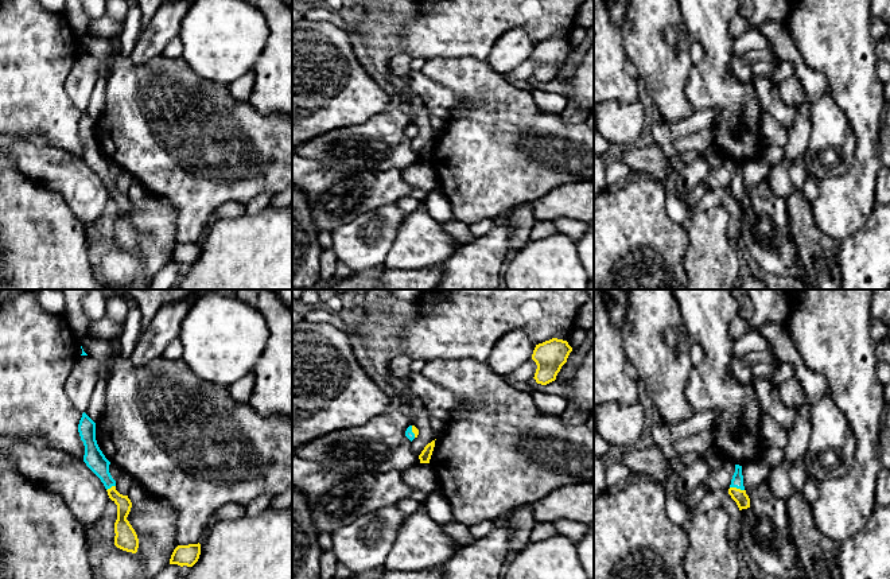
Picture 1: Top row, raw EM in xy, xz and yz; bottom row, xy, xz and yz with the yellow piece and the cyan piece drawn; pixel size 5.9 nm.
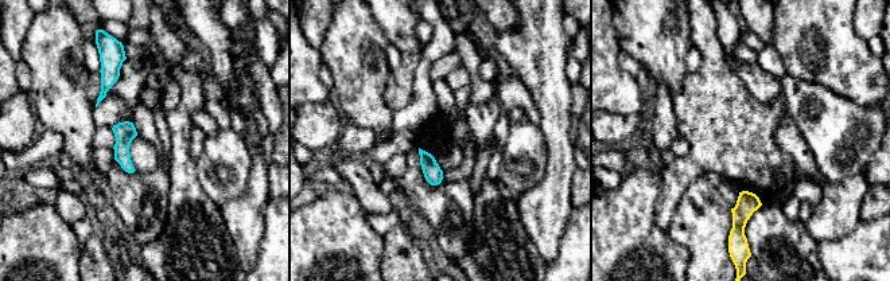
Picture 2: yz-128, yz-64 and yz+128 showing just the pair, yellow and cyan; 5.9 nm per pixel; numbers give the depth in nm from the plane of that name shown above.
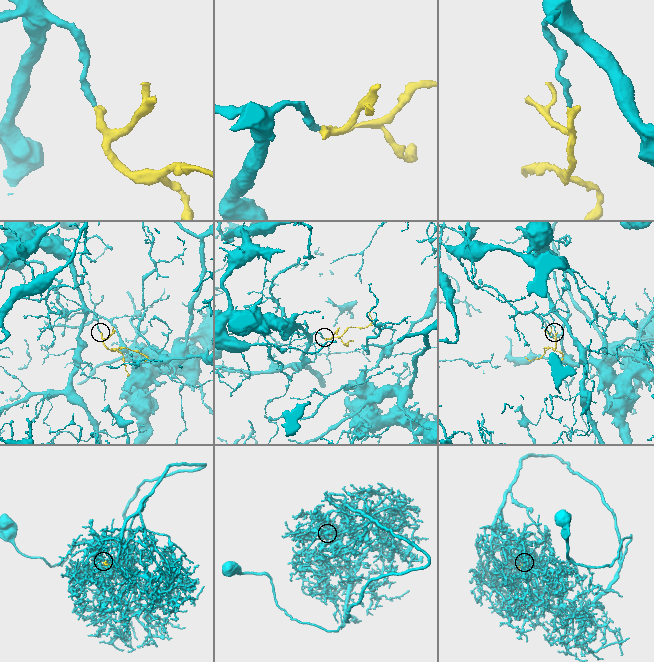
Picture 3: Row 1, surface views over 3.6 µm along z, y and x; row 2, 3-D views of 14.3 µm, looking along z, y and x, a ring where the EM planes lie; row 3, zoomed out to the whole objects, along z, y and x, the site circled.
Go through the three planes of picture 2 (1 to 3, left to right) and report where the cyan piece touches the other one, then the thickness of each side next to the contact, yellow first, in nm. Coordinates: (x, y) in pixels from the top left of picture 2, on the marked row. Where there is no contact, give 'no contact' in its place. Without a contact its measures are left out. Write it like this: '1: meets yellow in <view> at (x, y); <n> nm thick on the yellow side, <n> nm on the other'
1: no contact
2: no contact
3: no contact

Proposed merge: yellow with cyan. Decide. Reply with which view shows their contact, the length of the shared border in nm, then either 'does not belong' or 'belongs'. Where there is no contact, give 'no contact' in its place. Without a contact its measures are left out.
yz | 90 nm | belongs

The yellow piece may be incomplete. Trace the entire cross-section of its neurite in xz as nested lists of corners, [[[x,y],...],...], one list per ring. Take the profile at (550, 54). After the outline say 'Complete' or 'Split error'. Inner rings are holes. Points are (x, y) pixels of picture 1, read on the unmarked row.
[[[557,36],[536,43],[532,53],[532,58],[537,63],[533,75],[536,81],[547,83],[555,79],[561,65],[567,61],[571,50],[572,46],[568,43],[568,40]]]. Complete

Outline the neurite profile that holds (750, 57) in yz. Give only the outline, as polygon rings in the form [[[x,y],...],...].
[[[769,48],[747,51],[743,54],[743,58],[750,66],[753,66],[758,61],[766,61],[772,63],[774,67],[780,65],[780,61],[774,57],[773,51]]]

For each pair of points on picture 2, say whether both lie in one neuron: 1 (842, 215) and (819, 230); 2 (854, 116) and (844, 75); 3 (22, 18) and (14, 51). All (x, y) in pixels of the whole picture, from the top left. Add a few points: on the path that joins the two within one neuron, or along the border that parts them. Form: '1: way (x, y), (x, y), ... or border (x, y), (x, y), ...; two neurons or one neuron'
1: way (836, 215), (824, 225); one neuron
2: border (822, 84), (861, 105), (875, 106); two neurons
3: way (14, 26), (14, 43); one neuron

